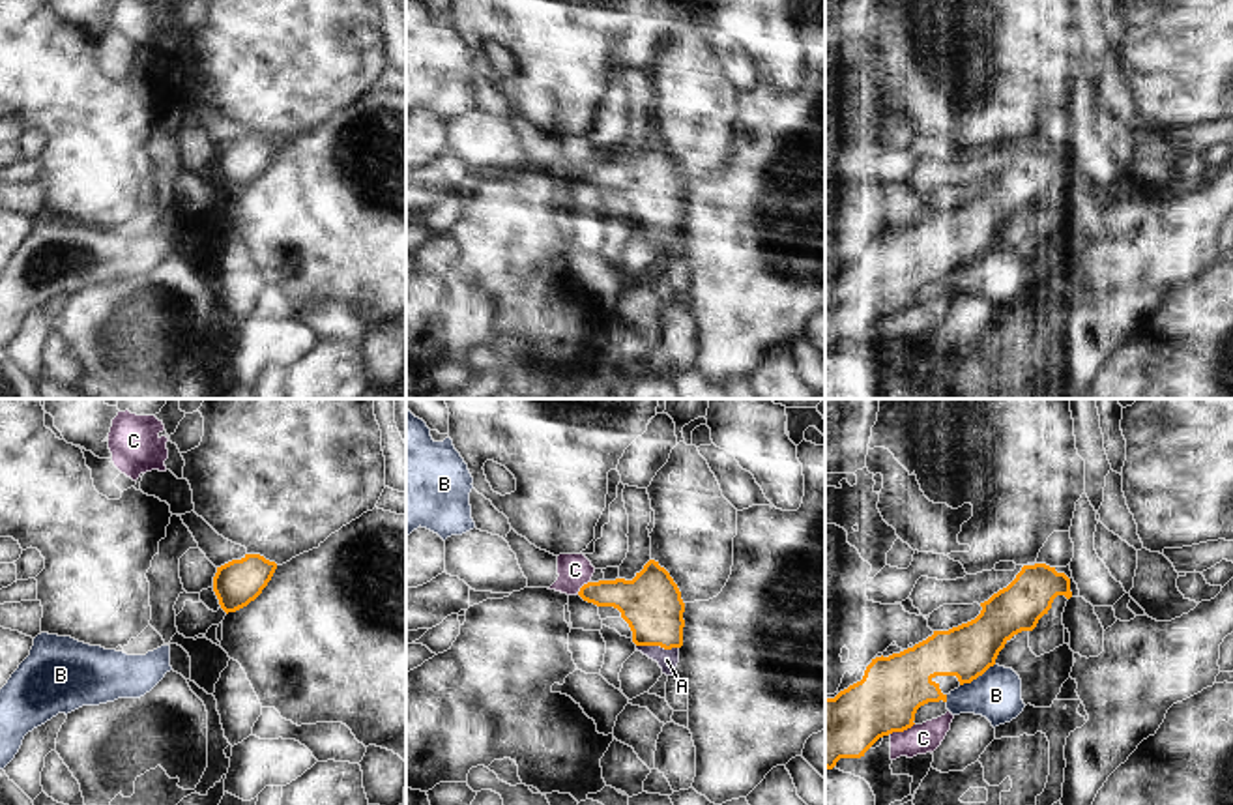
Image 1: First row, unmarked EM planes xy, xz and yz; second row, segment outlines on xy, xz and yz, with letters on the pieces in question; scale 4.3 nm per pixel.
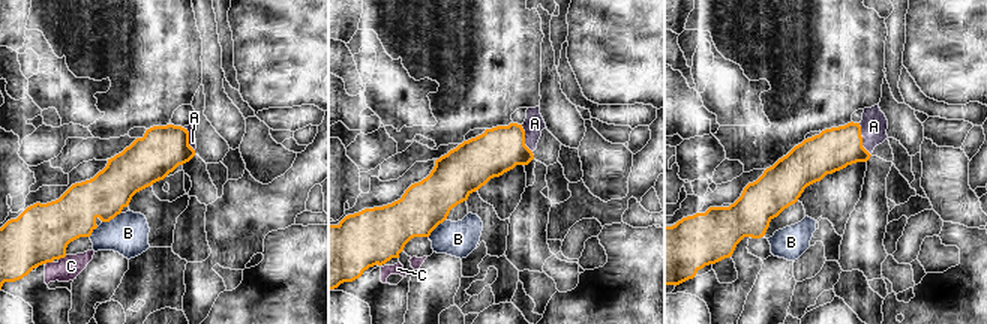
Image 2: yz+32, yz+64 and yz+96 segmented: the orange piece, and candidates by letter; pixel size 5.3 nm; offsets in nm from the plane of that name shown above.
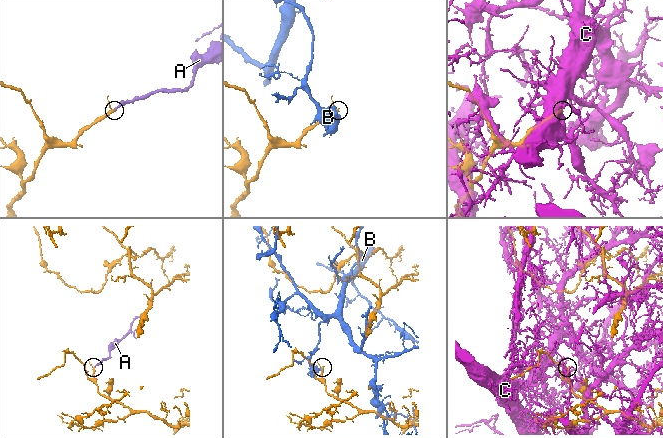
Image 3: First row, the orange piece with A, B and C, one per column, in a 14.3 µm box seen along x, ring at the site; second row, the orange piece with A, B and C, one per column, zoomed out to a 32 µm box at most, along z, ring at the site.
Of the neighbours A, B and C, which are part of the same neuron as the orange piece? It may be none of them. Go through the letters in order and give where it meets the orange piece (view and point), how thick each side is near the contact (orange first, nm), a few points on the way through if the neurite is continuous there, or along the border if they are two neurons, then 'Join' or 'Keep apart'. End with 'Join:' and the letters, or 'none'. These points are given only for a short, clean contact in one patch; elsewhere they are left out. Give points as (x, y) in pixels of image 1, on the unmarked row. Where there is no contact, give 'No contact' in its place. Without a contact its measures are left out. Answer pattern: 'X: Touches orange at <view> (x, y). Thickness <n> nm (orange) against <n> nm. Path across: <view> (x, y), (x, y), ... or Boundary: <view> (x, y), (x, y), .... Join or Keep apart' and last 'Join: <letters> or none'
A: Touches orange at xz (657, 225). Thickness 260 nm (orange) against 90 nm. Path across: xz (652, 186), (657, 203), (657, 225), (667, 234), (667, 240). Join
B: Touches orange at yz (977, 257). Thickness 220 nm (orange) against 220 nm. Boundary: yz (994, 244), (960, 266). Keep apart
C: Touches orange at yz (900, 311). Thickness 280 nm (orange) against 130 nm. Keep apart
Join: A

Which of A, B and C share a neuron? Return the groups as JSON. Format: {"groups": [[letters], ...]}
{"groups": [["A"], ["B"], ["C"]]}

